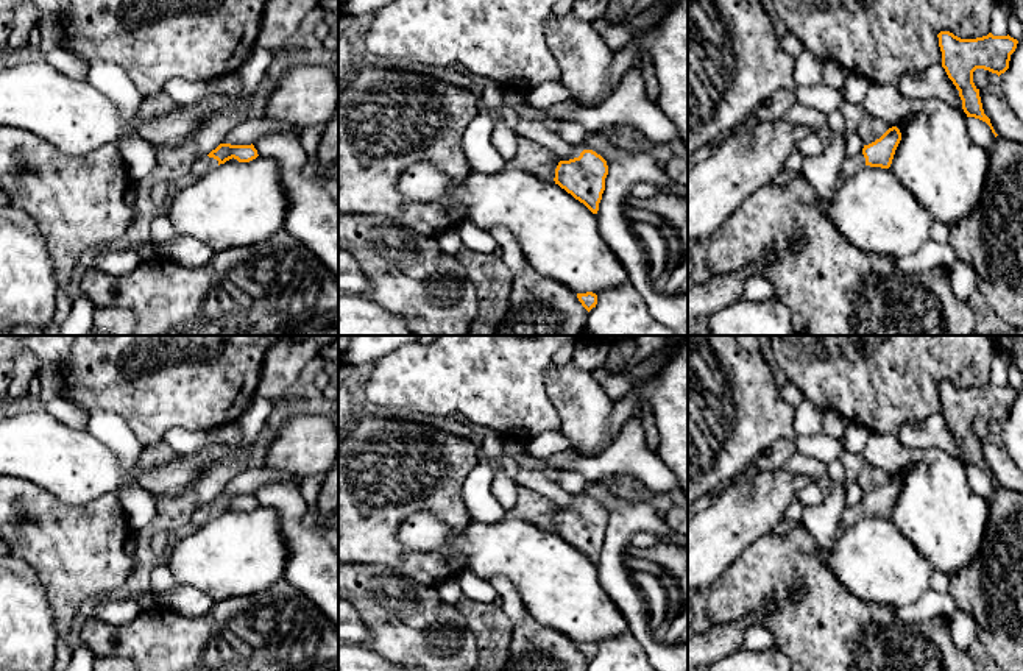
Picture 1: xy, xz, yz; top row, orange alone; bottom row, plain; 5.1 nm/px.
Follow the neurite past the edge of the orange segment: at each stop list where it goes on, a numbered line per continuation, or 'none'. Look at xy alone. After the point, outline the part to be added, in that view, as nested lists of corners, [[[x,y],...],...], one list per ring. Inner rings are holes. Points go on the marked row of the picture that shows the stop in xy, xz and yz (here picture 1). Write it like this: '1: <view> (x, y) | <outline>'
1: xy (203, 167) | [[[203,156],[193,167],[192,172],[196,176],[209,175],[215,167],[218,165],[218,161],[209,156]]]

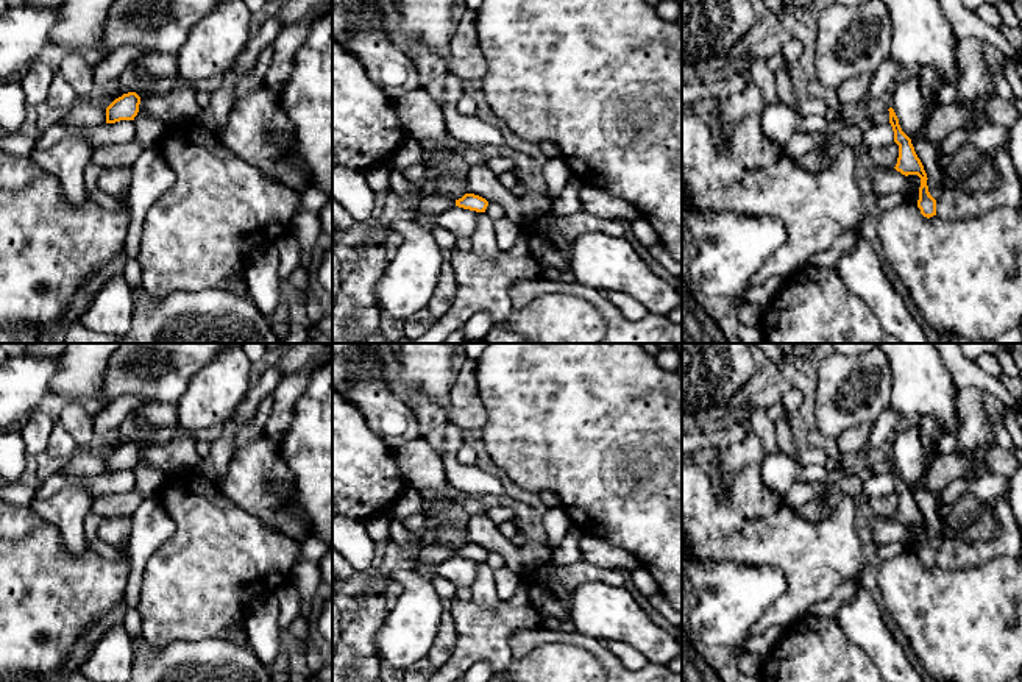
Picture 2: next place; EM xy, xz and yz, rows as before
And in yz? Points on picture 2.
none

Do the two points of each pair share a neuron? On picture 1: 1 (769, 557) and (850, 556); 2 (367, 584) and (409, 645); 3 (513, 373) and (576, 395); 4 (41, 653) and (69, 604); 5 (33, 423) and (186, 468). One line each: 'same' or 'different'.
1: different
2: same
3: different
4: different
5: same

